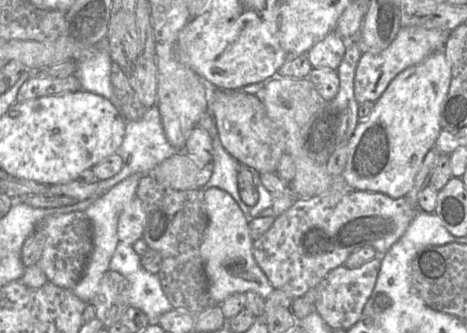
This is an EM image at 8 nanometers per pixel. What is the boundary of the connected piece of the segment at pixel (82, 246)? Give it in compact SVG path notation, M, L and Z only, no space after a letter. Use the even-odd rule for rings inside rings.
M75 211L48 216L37 226L44 235L45 243L37 265L43 270L47 281L72 289L80 280L93 249L92 225L84 212Z

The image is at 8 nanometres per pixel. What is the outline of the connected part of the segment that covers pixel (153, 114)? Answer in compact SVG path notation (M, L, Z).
M155 104L152 107L147 108L146 112L139 120L126 121L123 142L115 152L122 158L123 166L121 170L107 182L107 186L99 186L99 188L104 193L131 174L140 173L142 175L149 175L157 164L166 158L183 151L184 149L177 149L167 141L159 109Z

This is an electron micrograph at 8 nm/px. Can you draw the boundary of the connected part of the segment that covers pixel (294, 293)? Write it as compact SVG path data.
M360 190L328 192L312 198L297 198L273 225L253 241L253 256L274 289L286 292L293 299L303 296L332 269L345 263L349 255L363 246L372 246L384 255L406 232L417 211L406 199L391 198L384 193Z

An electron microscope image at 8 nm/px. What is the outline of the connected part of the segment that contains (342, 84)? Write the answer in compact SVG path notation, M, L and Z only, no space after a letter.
M357 39L348 40L343 59L336 70L339 79L337 95L329 102L323 102L321 108L302 130L303 147L308 156L318 164L326 165L334 150L340 144L348 142L359 123L359 103L354 96L354 77L361 55Z

